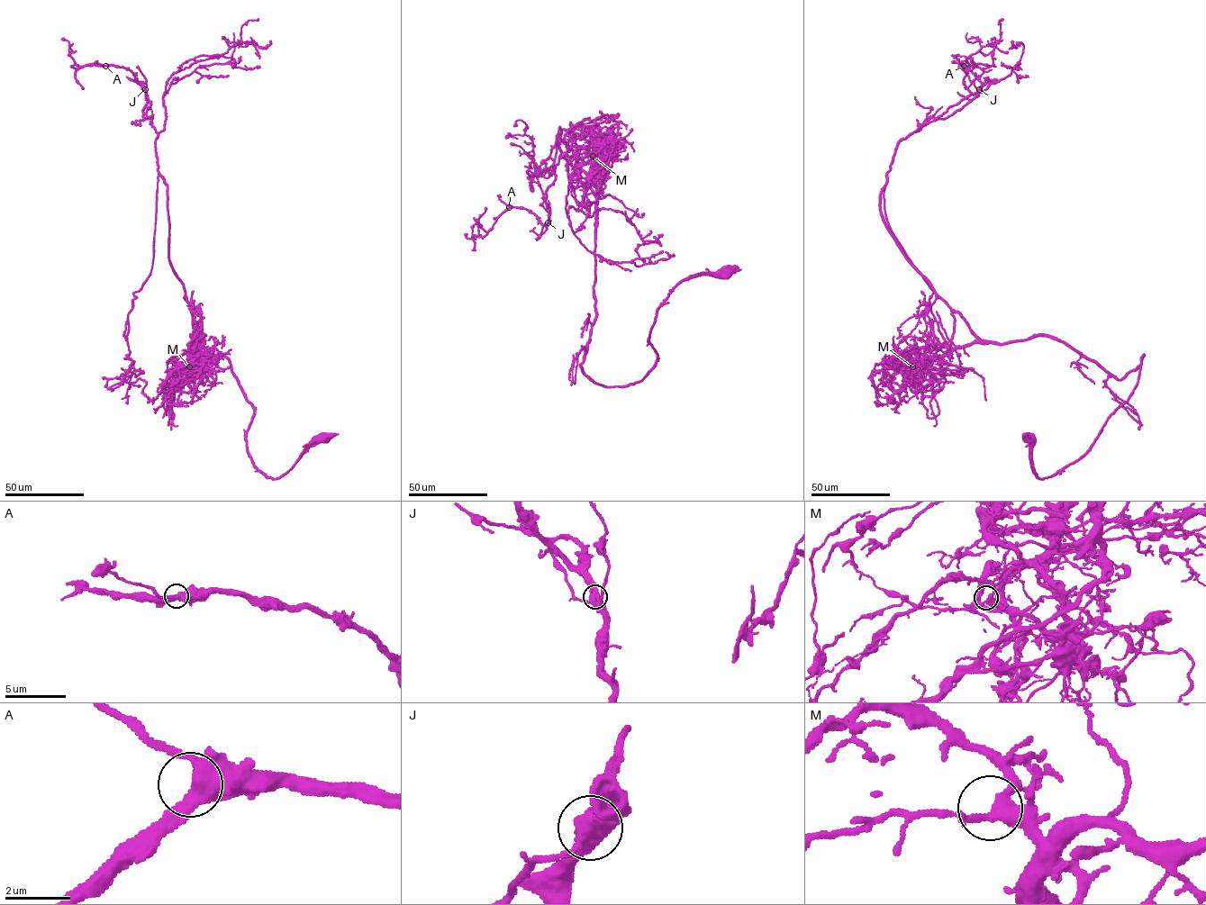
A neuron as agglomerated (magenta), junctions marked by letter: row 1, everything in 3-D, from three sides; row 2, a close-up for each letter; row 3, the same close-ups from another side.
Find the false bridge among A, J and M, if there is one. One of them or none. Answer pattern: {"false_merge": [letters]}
{"false_merge": ["J"]}

